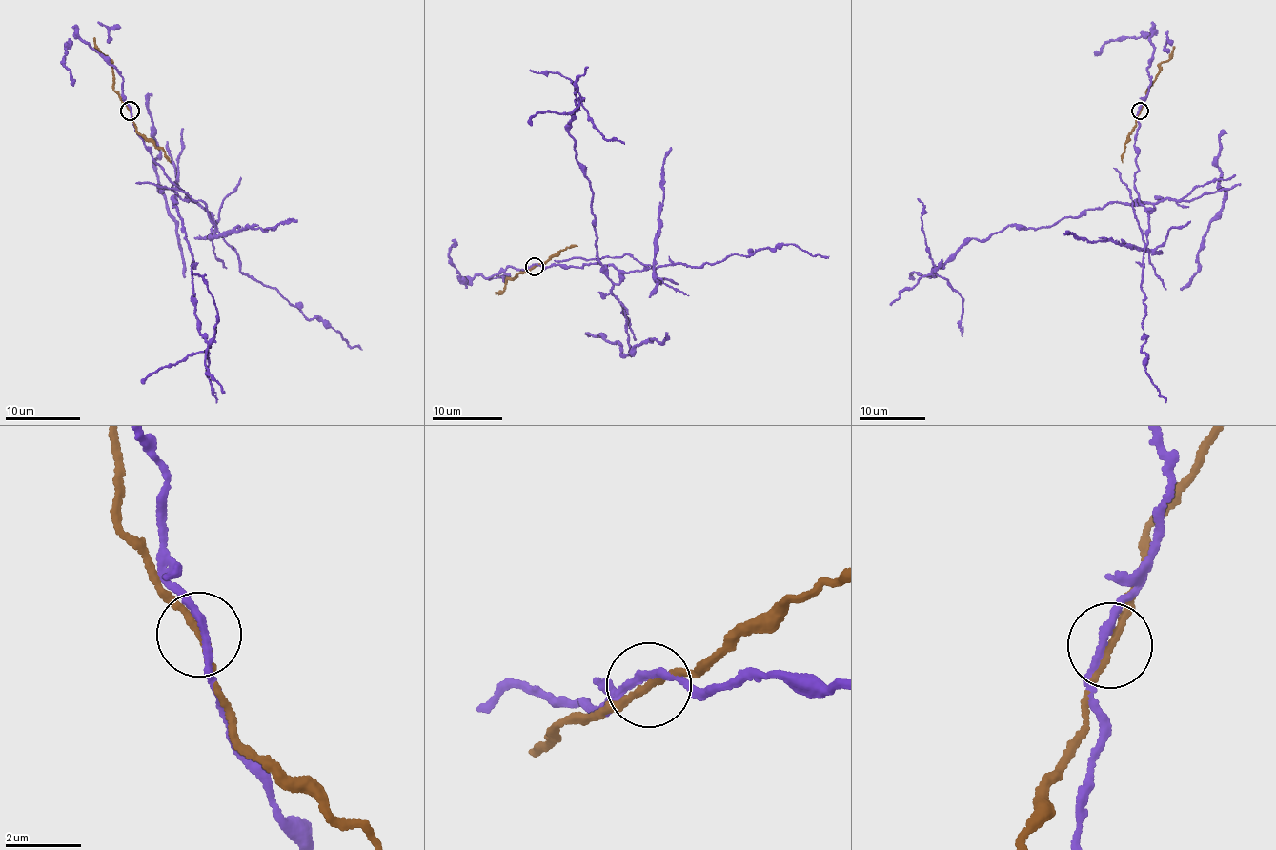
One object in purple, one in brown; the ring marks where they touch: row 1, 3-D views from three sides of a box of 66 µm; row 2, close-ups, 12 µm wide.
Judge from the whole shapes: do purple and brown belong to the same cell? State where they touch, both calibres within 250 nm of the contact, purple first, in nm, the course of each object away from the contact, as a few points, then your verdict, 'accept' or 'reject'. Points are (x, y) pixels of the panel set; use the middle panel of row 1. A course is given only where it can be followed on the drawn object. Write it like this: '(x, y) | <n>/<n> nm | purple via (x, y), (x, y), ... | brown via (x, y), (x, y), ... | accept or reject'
(535, 266) | 180/170 nm | purple via (534, 265), (611, 266), (618, 282), (597, 251), (590, 185), (569, 126), (579, 99), (574, 85), (530, 70) | brown via (534, 266), (506, 281), (506, 288), (496, 294) | reject

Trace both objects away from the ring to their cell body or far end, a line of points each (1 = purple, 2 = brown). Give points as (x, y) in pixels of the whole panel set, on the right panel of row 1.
1: (1140, 109), (1134, 184), (1153, 210), (1116, 201), (1039, 229), (1009, 225), (967, 240), (935, 269), (917, 199)
2: (1140, 111), (1162, 63), (1167, 62), (1175, 47)

